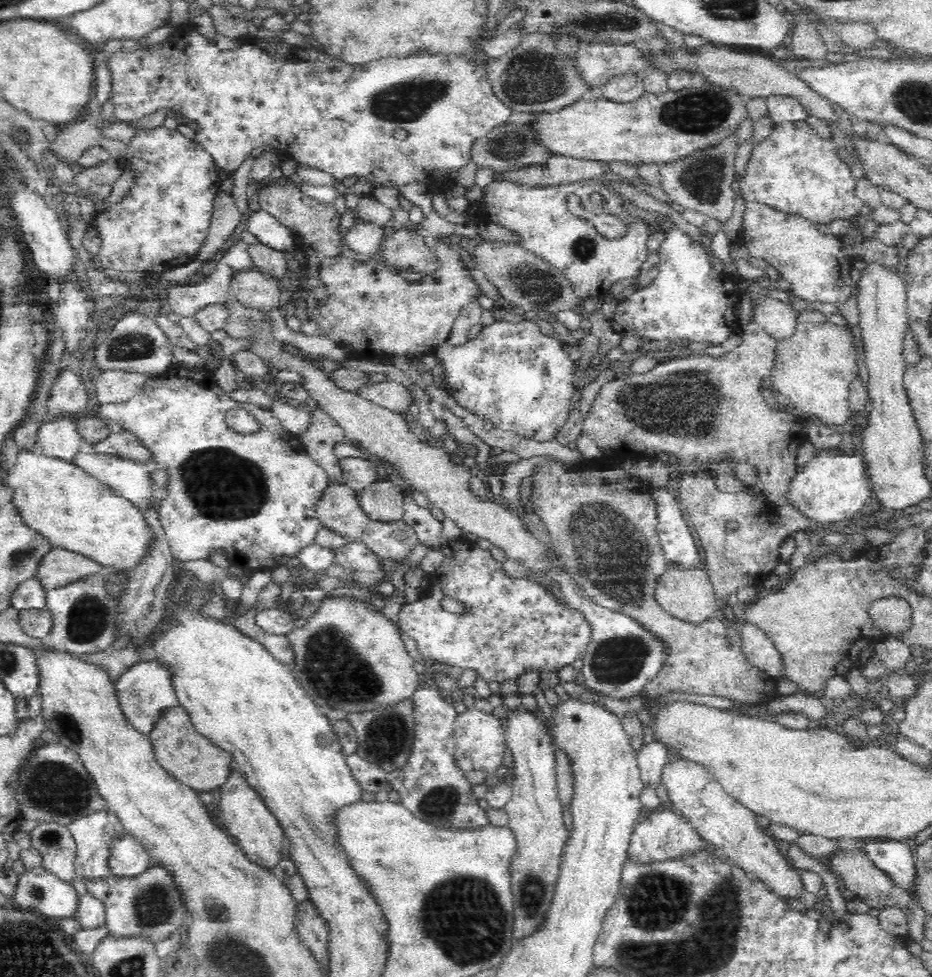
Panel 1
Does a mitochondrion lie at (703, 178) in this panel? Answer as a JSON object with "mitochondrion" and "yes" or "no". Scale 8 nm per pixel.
{"mitochondrion":"yes"}

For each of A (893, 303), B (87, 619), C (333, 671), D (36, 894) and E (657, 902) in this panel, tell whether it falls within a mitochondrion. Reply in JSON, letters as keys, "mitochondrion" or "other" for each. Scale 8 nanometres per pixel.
{"A":"other","B":"mitochondrion","C":"mitochondrion","D":"mitochondrion","E":"mitochondrion"}

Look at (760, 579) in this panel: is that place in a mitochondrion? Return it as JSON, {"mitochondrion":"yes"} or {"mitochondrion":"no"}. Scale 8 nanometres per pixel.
{"mitochondrion":"no"}

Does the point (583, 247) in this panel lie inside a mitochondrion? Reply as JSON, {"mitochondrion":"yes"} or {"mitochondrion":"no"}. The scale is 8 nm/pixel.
{"mitochondrion":"yes"}

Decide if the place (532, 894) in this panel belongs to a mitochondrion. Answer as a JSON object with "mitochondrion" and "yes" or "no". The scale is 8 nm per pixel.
{"mitochondrion":"yes"}

